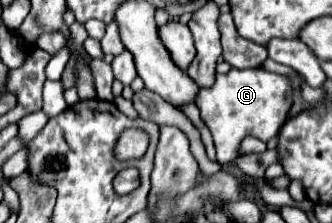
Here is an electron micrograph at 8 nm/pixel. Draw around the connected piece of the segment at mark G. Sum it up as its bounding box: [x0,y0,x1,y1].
[195,69,293,165]

